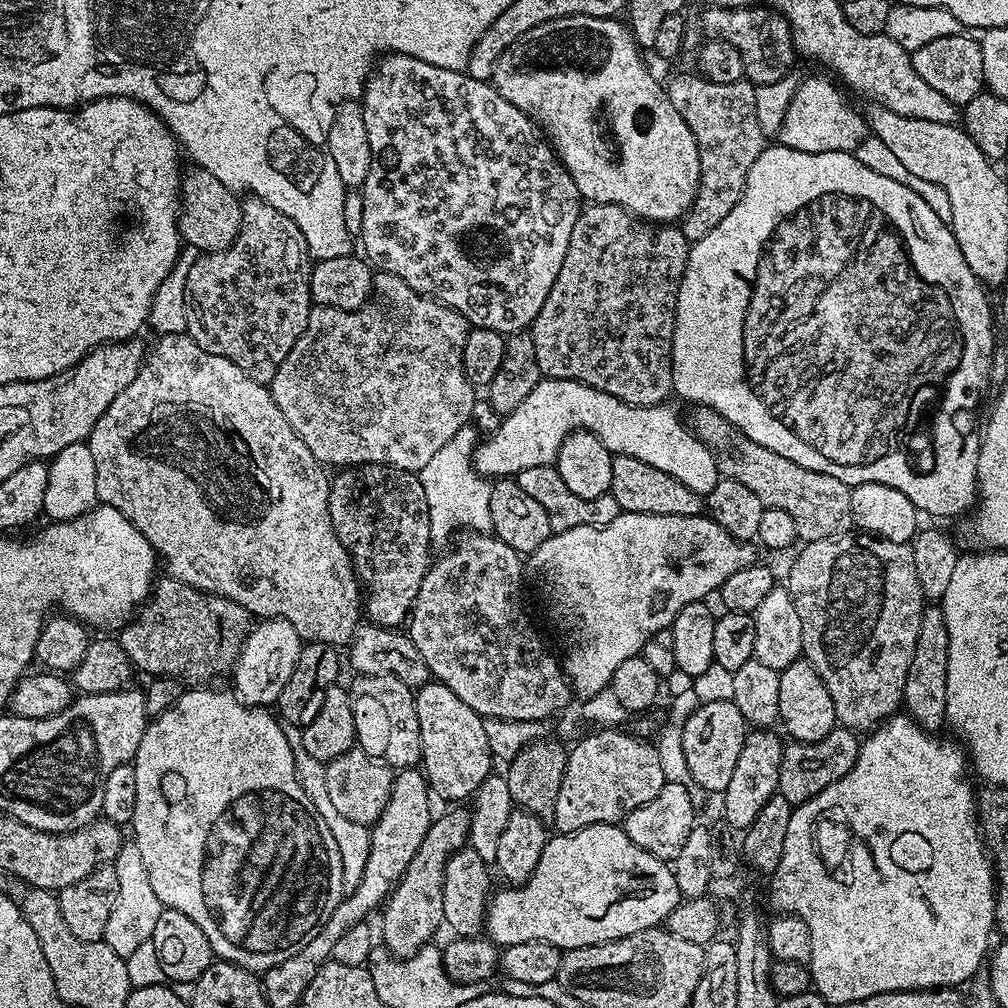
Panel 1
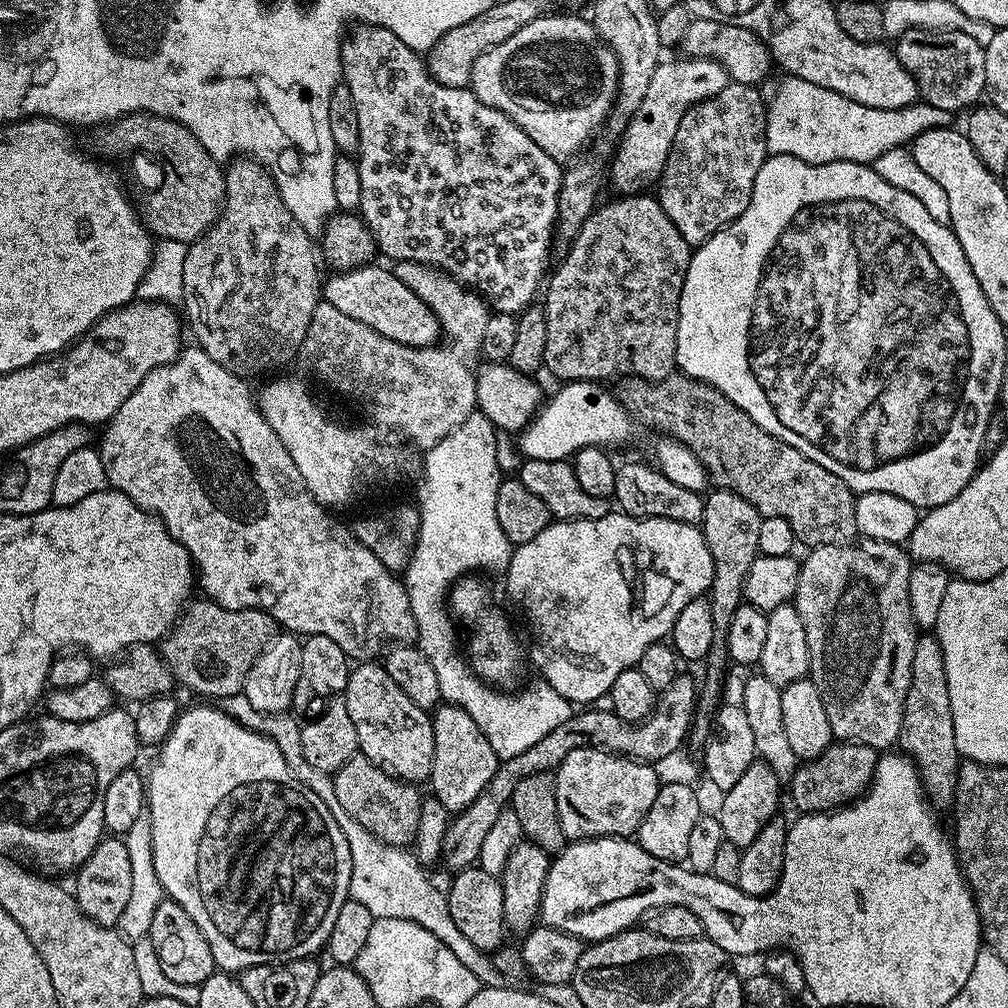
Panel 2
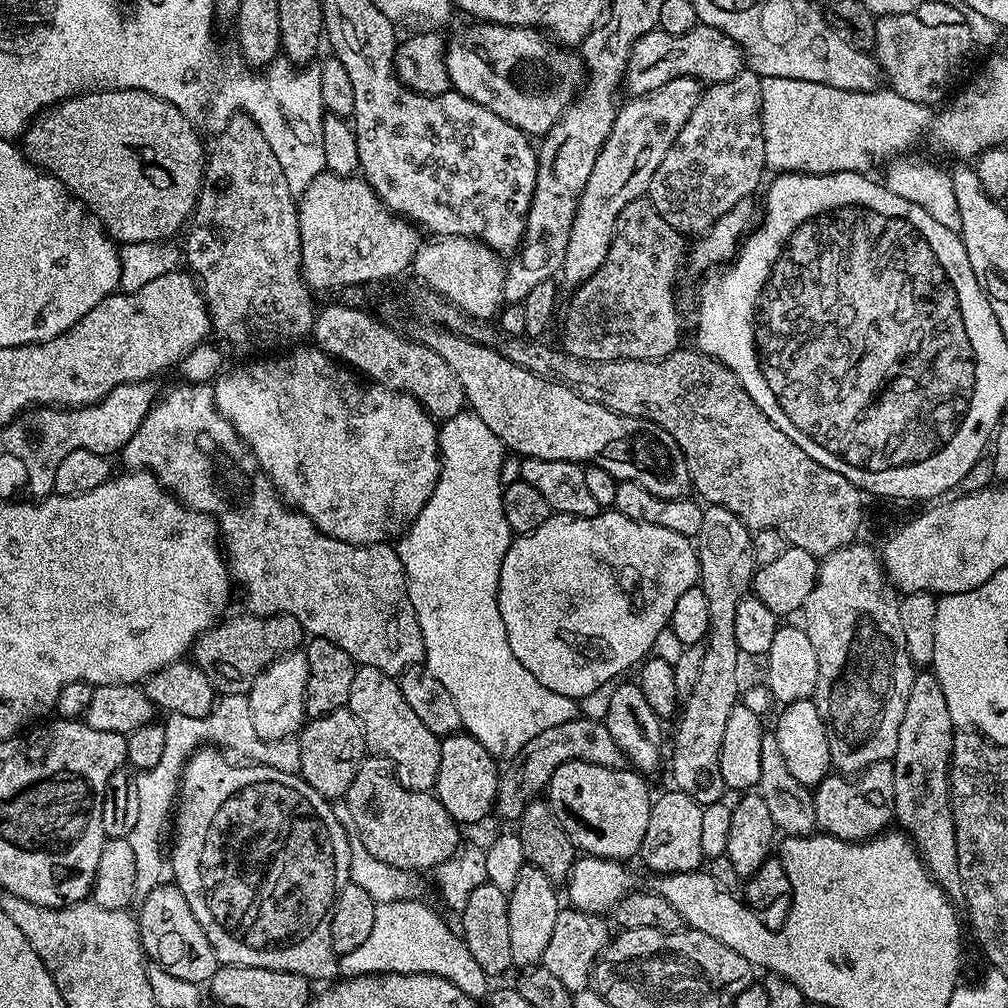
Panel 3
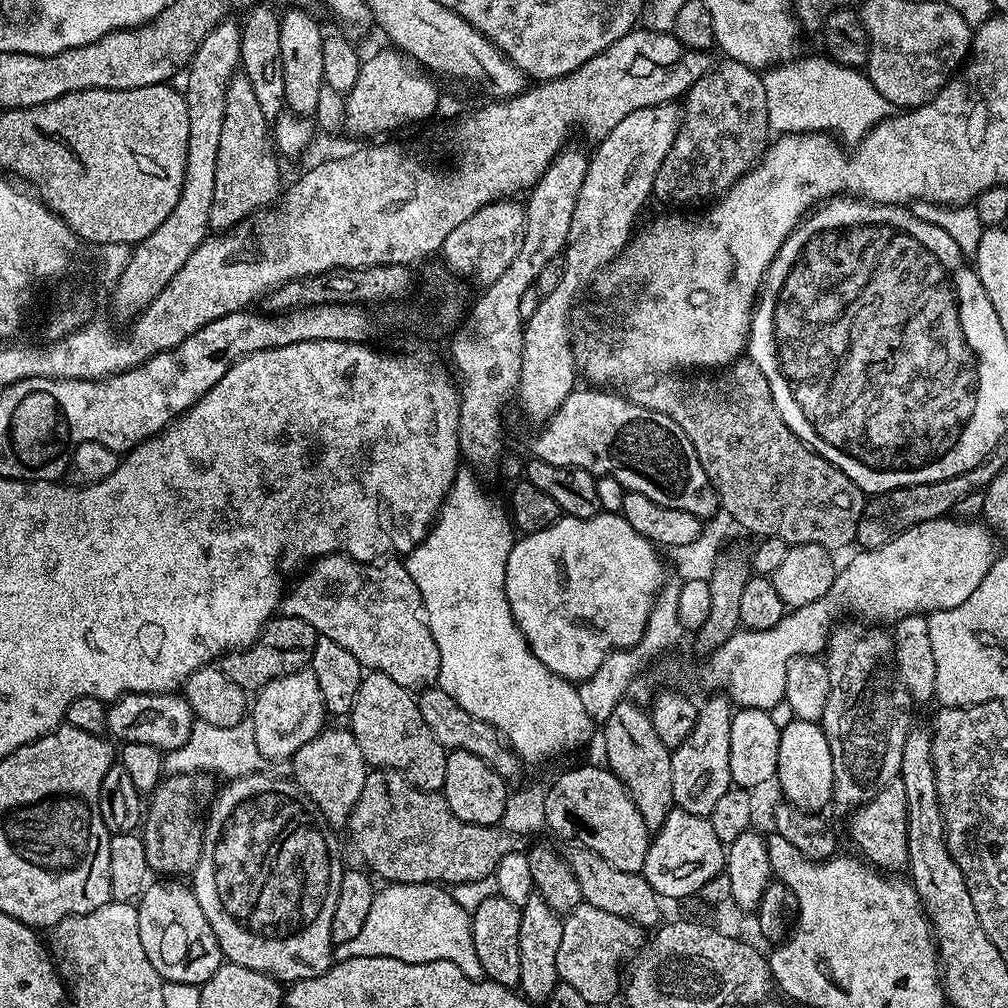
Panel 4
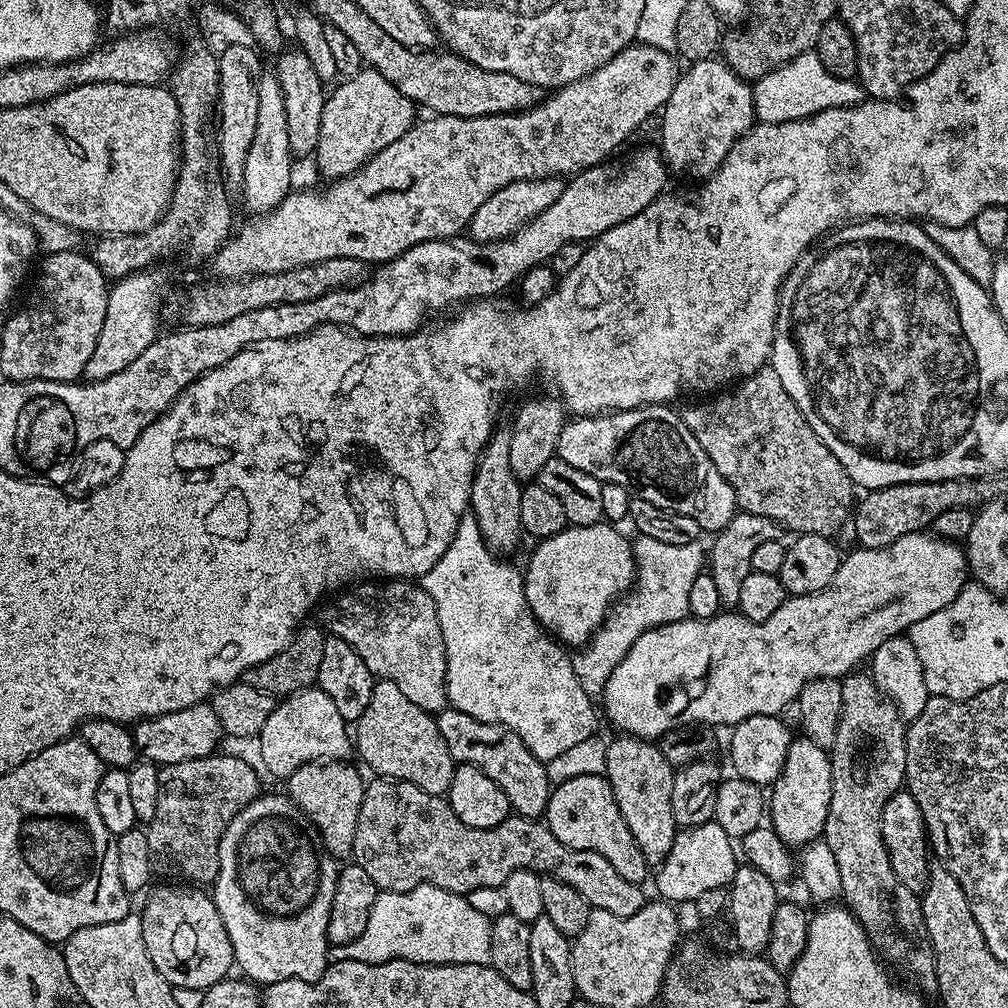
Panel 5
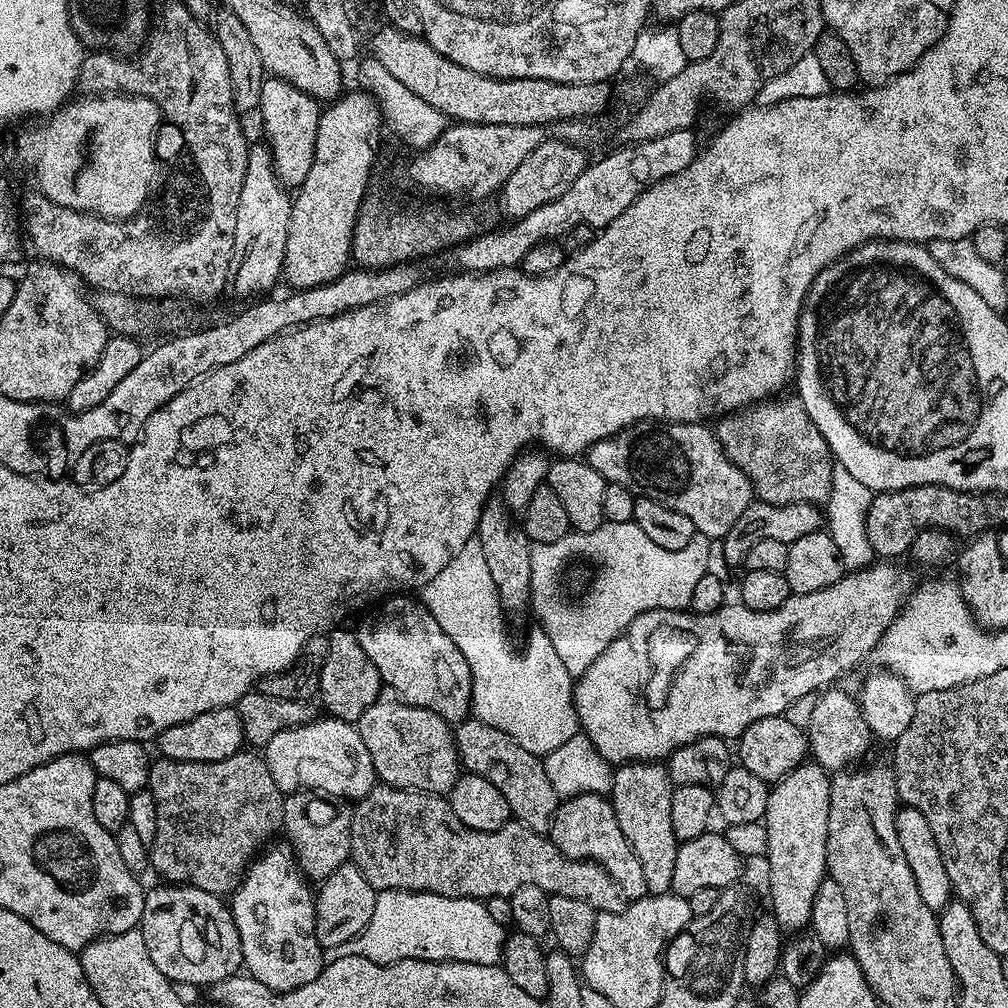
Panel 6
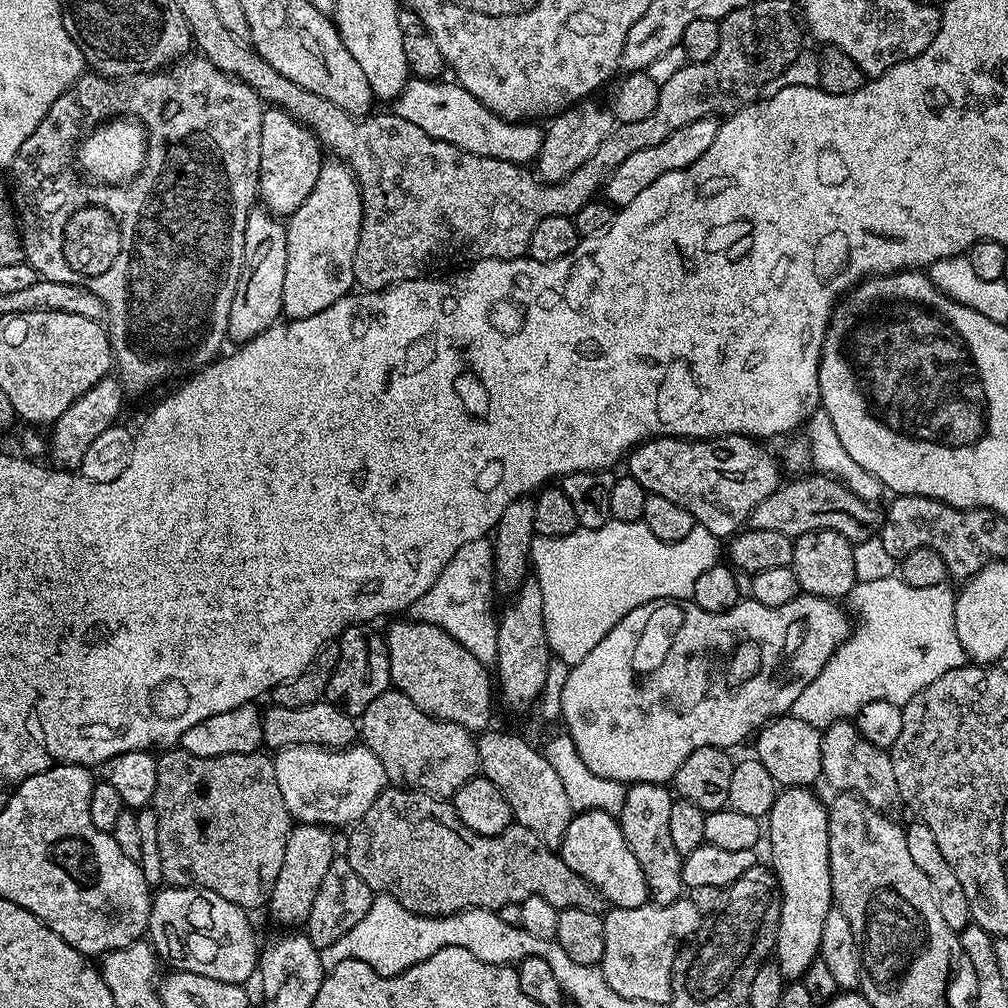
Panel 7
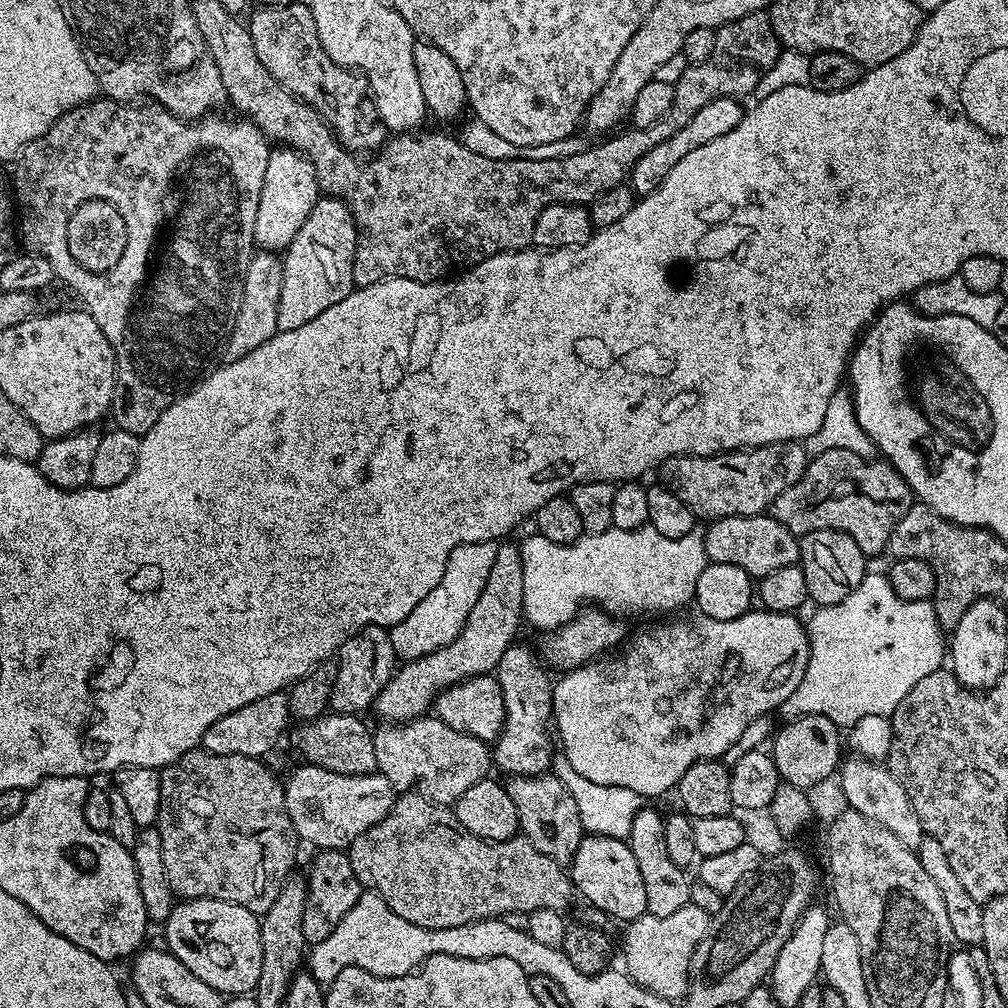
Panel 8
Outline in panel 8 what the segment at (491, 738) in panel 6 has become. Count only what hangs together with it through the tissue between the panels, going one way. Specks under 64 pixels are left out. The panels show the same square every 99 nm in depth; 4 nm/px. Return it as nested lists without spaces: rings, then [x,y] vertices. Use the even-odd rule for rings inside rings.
[[[551,774],[509,775],[506,787],[514,802],[514,810],[518,810],[520,832],[532,843],[534,850],[542,850],[542,854],[546,854],[546,858],[554,858],[554,862],[571,865],[586,833],[582,818],[578,818],[578,806],[574,803],[574,798],[570,798],[570,790],[566,790],[558,777]]]

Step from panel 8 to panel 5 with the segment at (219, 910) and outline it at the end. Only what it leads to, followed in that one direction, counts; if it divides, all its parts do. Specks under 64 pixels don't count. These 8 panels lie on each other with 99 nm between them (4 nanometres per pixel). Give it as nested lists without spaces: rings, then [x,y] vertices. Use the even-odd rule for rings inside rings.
[[[196,886],[164,887],[168,888],[151,889],[152,897],[145,902],[144,912],[139,913],[150,962],[173,989],[203,990],[214,986],[234,968],[230,934],[222,926],[222,914],[218,914],[215,900]]]

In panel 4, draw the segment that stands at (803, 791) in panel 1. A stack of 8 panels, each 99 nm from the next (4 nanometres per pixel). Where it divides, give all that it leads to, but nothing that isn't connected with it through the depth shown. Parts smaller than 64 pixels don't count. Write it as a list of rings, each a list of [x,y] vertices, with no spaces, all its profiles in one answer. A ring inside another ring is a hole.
[[[899,778],[888,781],[884,787],[879,788],[867,802],[860,805],[849,816],[852,817],[848,820],[848,836],[856,843],[857,850],[855,849],[855,851],[867,863],[890,874],[907,869],[906,790],[902,790],[902,782]]]

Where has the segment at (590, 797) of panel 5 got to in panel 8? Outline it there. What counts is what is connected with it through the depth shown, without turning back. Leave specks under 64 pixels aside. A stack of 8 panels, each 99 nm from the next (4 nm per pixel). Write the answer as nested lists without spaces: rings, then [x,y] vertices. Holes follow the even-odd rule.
[[[585,835],[570,865],[573,889],[584,895],[585,905],[605,912],[613,921],[637,920],[648,911],[646,882],[638,870],[638,861],[625,841],[609,836]]]

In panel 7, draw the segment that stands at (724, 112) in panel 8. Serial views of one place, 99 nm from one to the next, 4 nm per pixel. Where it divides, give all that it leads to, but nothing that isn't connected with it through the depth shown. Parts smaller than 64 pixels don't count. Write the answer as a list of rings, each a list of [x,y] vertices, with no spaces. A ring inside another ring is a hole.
[[[715,116],[698,118],[698,122],[682,126],[682,130],[674,130],[674,134],[666,138],[666,142],[658,142],[658,146],[649,146],[647,150],[637,150],[630,154],[630,158],[626,158],[626,162],[622,162],[622,166],[618,166],[614,174],[610,174],[610,178],[603,186],[602,192],[608,203],[617,209],[625,208],[630,202],[634,202],[634,198],[638,198],[638,194],[642,194],[642,190],[646,190],[646,186],[650,186],[650,182],[658,182],[662,174],[670,170],[682,170],[698,162],[698,158],[702,158],[702,154],[710,150],[720,125],[721,121]]]

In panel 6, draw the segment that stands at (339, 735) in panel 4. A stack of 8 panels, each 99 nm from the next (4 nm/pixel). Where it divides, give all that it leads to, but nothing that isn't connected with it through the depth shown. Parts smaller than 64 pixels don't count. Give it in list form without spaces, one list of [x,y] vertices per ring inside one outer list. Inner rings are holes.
[[[297,790],[285,795],[282,832],[288,835],[286,840],[296,857],[296,863],[309,881],[322,881],[330,874],[334,874],[338,866],[349,863],[352,854],[352,813],[353,809],[347,803],[325,798],[312,790]]]

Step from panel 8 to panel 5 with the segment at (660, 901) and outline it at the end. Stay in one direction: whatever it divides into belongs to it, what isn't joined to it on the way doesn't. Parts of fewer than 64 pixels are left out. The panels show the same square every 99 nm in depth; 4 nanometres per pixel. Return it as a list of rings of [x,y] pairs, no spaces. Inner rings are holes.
[[[616,734],[613,737],[613,740],[607,741],[603,775],[607,776],[614,790],[614,802],[618,802],[618,810],[622,810],[626,826],[630,826],[630,834],[634,834],[634,842],[638,842],[642,858],[646,858],[650,866],[658,866],[666,854],[670,854],[670,846],[674,846],[678,831],[674,810],[670,806],[670,794],[674,794],[675,771],[653,741],[642,740],[636,734]]]

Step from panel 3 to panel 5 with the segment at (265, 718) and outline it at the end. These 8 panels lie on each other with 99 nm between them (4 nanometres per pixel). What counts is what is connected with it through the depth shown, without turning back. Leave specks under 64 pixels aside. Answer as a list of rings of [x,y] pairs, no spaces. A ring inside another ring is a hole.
[[[318,686],[303,688],[292,696],[283,697],[273,707],[270,718],[266,718],[266,726],[262,726],[259,739],[269,777],[286,778],[303,764],[338,760],[347,757],[347,752],[351,753],[354,748],[349,725],[342,714],[338,714],[334,702],[330,702]]]

